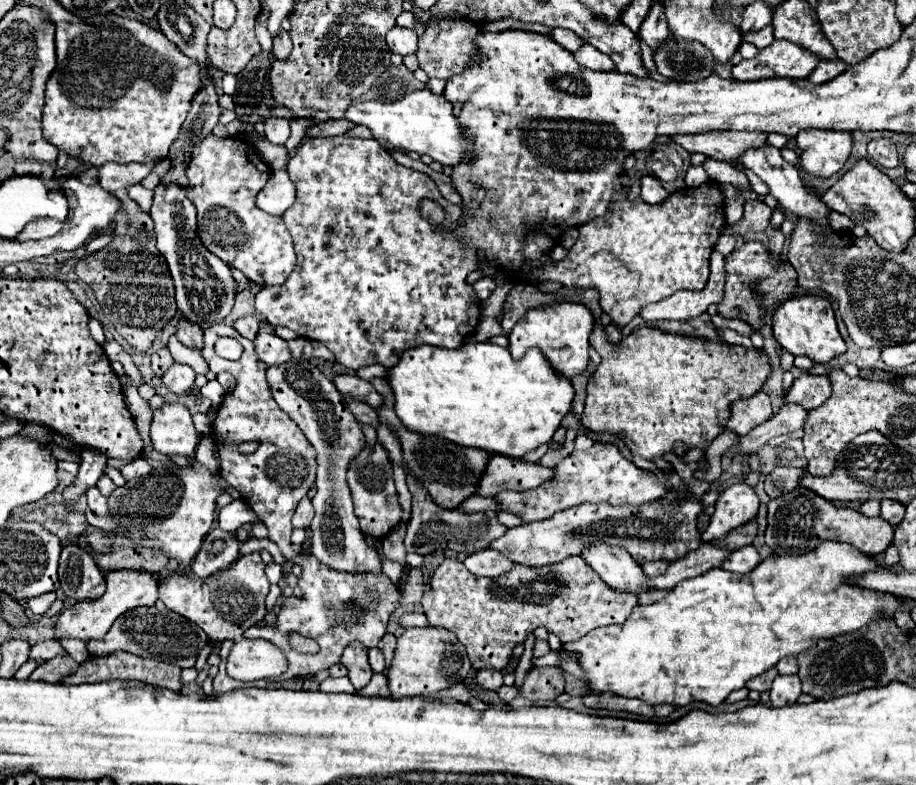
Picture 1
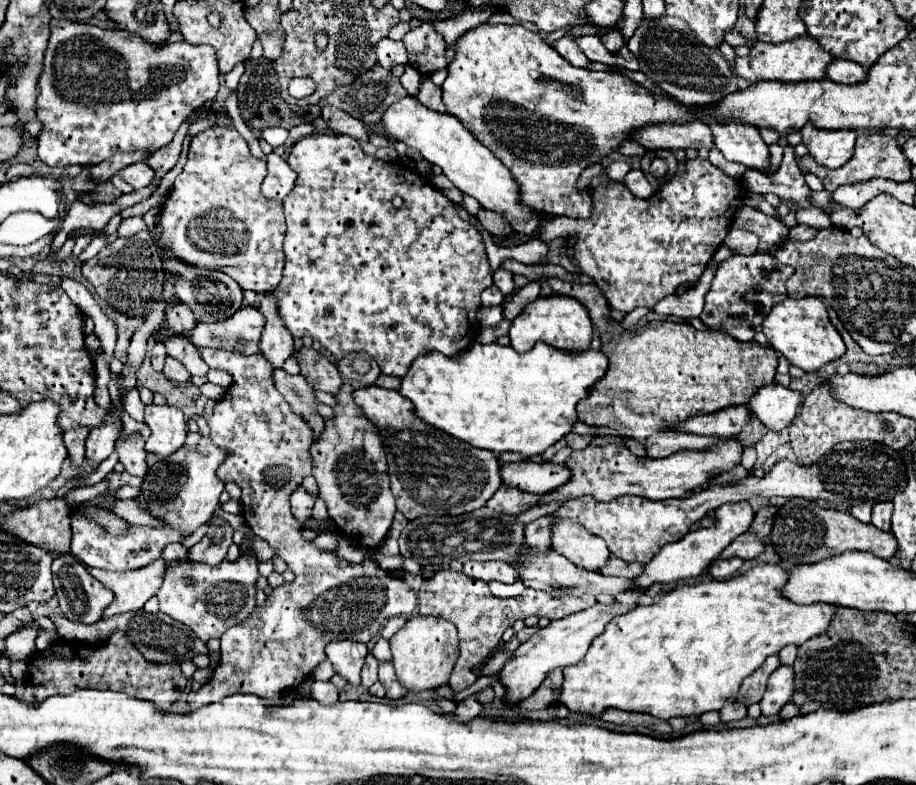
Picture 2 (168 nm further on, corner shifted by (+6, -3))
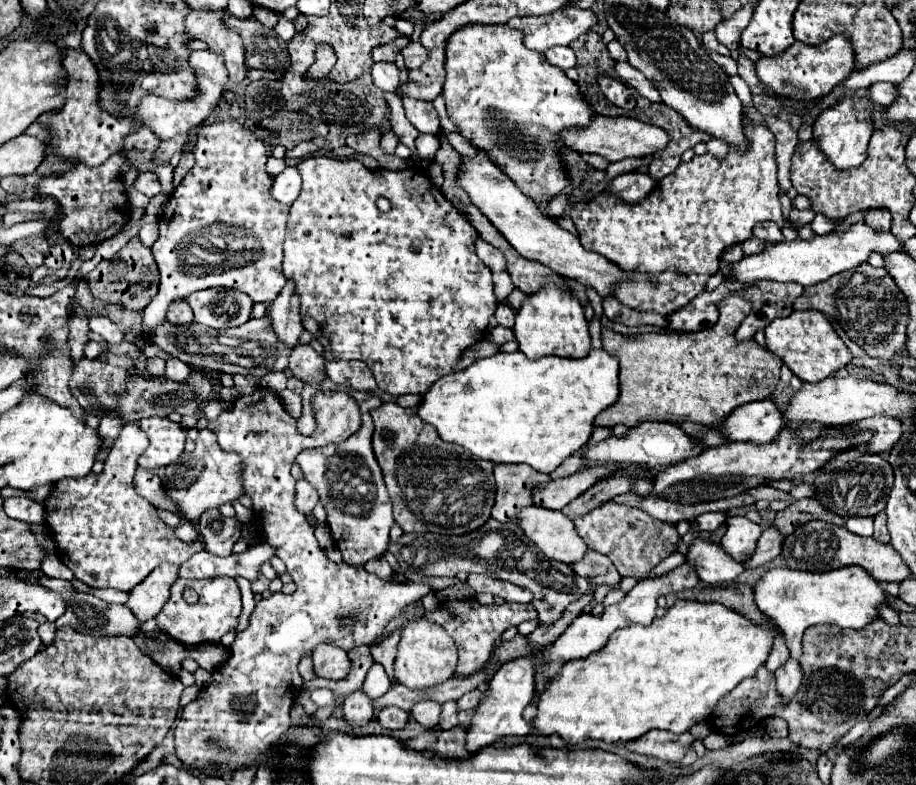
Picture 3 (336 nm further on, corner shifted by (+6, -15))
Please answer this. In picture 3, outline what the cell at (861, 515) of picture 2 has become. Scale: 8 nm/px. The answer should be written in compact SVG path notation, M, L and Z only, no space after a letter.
M854 516L854 518L848 518L846 520L846 528L858 536L872 536L872 518L866 516L866 518L860 518L860 516Z

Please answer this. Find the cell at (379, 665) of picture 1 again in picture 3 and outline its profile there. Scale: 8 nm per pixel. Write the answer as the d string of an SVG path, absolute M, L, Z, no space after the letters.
M356 690L344 700L344 718L350 720L354 728L364 726L372 718L372 714L374 714L374 706L364 690Z

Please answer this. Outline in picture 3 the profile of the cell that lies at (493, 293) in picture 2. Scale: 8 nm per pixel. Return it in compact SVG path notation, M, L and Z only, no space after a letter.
M498 304L496 314L494 314L496 322L502 324L502 326L508 326L508 328L514 326L514 316L516 316L516 314L514 314L514 310L512 310L508 304Z

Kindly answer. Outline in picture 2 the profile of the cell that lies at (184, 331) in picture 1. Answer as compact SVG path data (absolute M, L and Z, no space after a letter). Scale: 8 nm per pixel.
M176 302L172 308L168 308L166 312L166 324L168 328L174 332L174 334L182 334L182 332L188 332L190 328L194 328L196 324L196 318L192 314L192 310L182 304L182 302Z

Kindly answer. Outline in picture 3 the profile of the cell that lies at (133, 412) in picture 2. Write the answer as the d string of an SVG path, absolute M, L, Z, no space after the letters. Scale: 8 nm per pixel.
M130 422L122 428L120 436L116 438L102 474L88 474L84 478L66 478L56 482L52 494L46 498L46 522L54 534L58 556L60 560L74 572L78 580L92 588L116 588L116 590L130 590L140 584L158 564L170 562L180 566L192 554L204 550L200 540L182 542L174 536L174 532L162 524L156 516L156 508L134 492L132 476L136 470L138 456L148 448L148 436L138 428L138 422Z

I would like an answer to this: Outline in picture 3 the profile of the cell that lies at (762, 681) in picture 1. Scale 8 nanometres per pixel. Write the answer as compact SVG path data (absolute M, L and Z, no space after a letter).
M780 636L780 638L776 638L774 640L774 648L772 648L772 652L770 652L770 656L768 656L768 660L766 660L766 670L768 672L776 672L786 660L788 660L788 648L786 648L786 644L784 644L784 638Z

